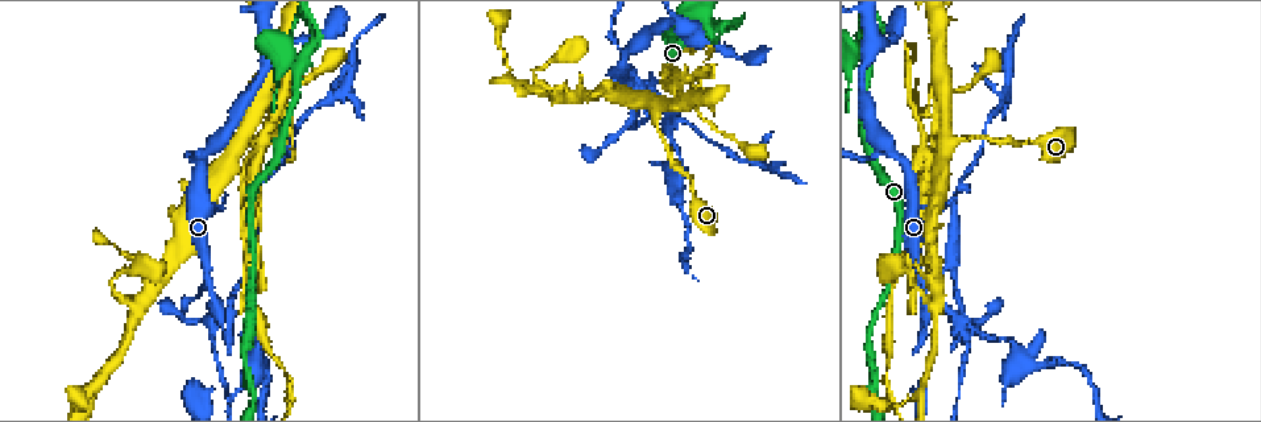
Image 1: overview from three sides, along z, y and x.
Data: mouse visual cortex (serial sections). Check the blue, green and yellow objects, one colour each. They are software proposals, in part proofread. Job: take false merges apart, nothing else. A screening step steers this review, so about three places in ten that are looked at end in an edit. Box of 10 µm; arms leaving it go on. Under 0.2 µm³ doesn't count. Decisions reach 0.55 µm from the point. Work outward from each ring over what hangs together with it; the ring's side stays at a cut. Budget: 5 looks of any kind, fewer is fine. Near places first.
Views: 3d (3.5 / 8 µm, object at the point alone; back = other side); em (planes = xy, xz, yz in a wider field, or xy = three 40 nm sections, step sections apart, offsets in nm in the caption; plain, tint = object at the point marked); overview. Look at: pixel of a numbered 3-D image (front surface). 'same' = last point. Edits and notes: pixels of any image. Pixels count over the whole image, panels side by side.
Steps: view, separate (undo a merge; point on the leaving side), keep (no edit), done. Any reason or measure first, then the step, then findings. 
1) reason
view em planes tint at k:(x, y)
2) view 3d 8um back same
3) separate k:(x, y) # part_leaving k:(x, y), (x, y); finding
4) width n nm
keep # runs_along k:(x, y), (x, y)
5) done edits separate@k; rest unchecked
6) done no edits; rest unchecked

a fork
view 3d 8um at 1:(207, 152)

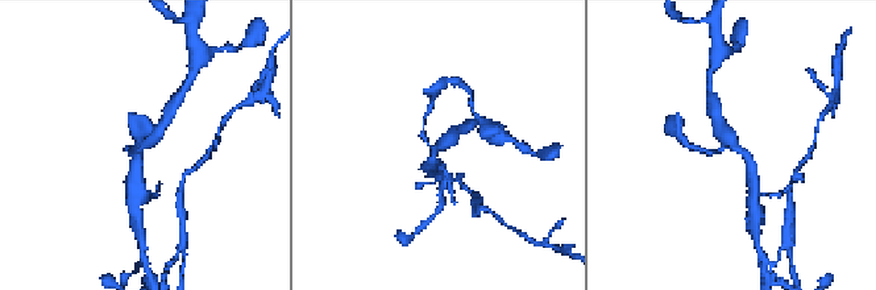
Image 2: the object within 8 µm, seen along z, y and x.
need the tissue
view em xy step 1 tint same

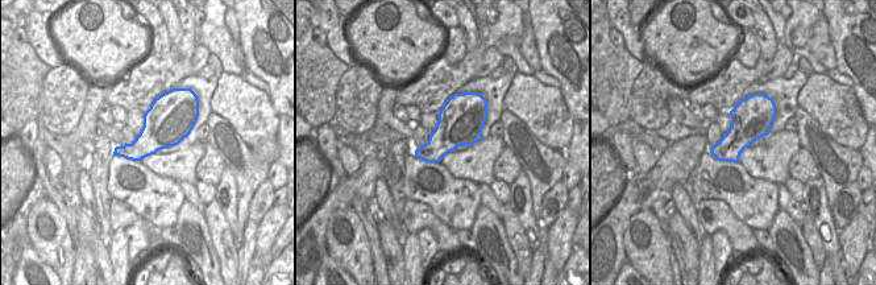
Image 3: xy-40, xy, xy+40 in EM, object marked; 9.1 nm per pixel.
arms 3
keep # runs_along 2:(754, 178), (748, 157), (719, 121); continuous, no second cell

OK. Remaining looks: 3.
sharp bend
view 3d 3.5um at 1:(713, 39)

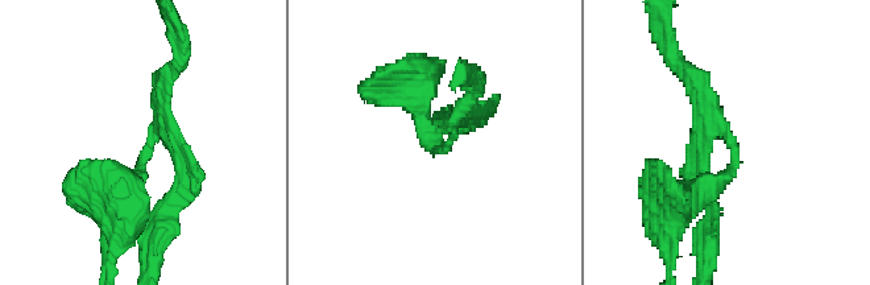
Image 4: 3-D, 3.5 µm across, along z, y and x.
arm_widths 150, 300 nm; shape alone is not enough
view em xy step 1 tint at 4:(737, 159)

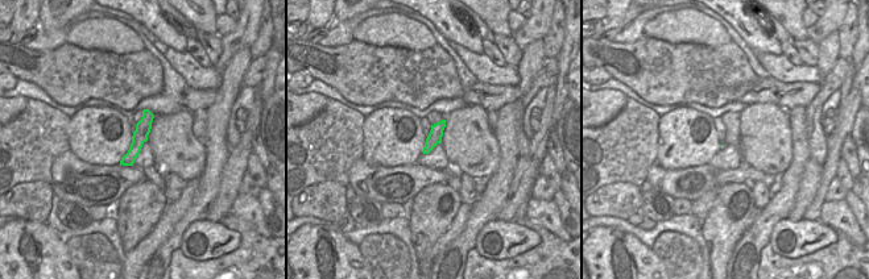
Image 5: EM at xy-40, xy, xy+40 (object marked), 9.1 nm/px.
separate 4:(433, 135) # a second cell is stuck on

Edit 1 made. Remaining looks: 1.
done edits separate@4; rest unchecked

